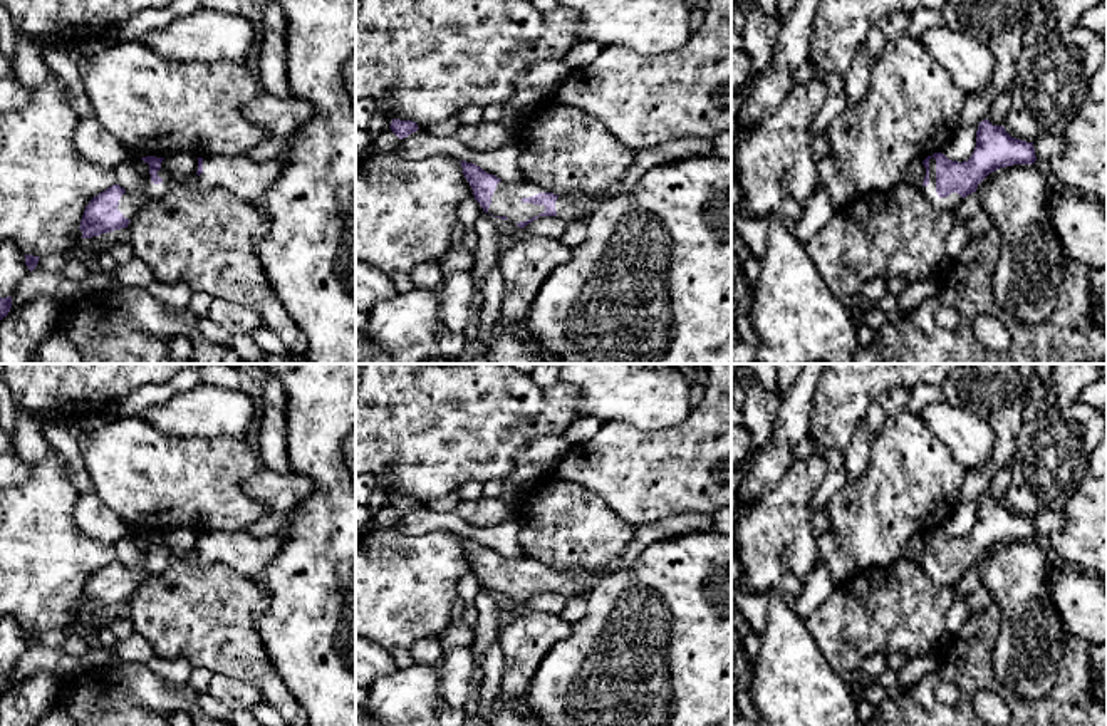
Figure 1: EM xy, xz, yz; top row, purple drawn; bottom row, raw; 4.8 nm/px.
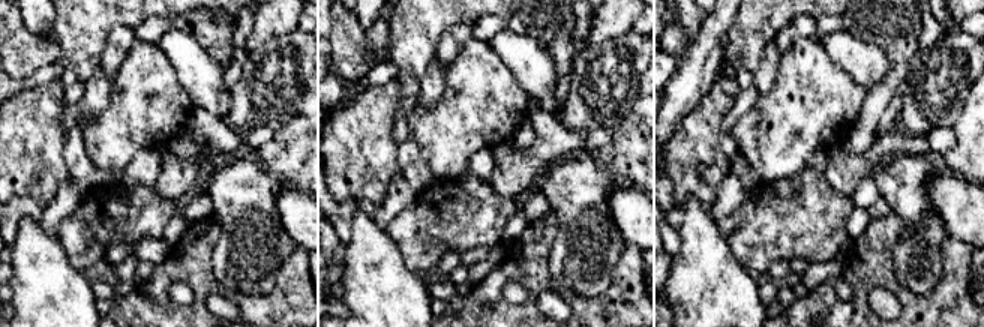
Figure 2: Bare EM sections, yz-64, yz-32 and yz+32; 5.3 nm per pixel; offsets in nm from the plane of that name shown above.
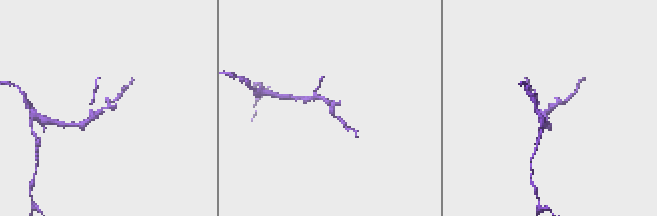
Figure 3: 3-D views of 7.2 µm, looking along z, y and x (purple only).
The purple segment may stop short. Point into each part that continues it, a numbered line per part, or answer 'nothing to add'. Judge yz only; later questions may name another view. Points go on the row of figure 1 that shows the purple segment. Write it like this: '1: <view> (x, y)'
1: yz (948, 203)

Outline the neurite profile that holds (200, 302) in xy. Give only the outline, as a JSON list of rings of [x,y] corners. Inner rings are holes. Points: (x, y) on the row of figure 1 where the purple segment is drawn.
[[[198,290],[191,297],[188,310],[196,317],[205,317],[210,312],[211,302],[213,297],[210,293]]]

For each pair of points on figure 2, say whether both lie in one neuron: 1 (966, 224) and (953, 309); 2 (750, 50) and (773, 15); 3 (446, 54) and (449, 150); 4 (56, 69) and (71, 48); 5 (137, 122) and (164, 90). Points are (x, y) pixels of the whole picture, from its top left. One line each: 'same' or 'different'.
1: different
2: same
3: different
4: different
5: same

